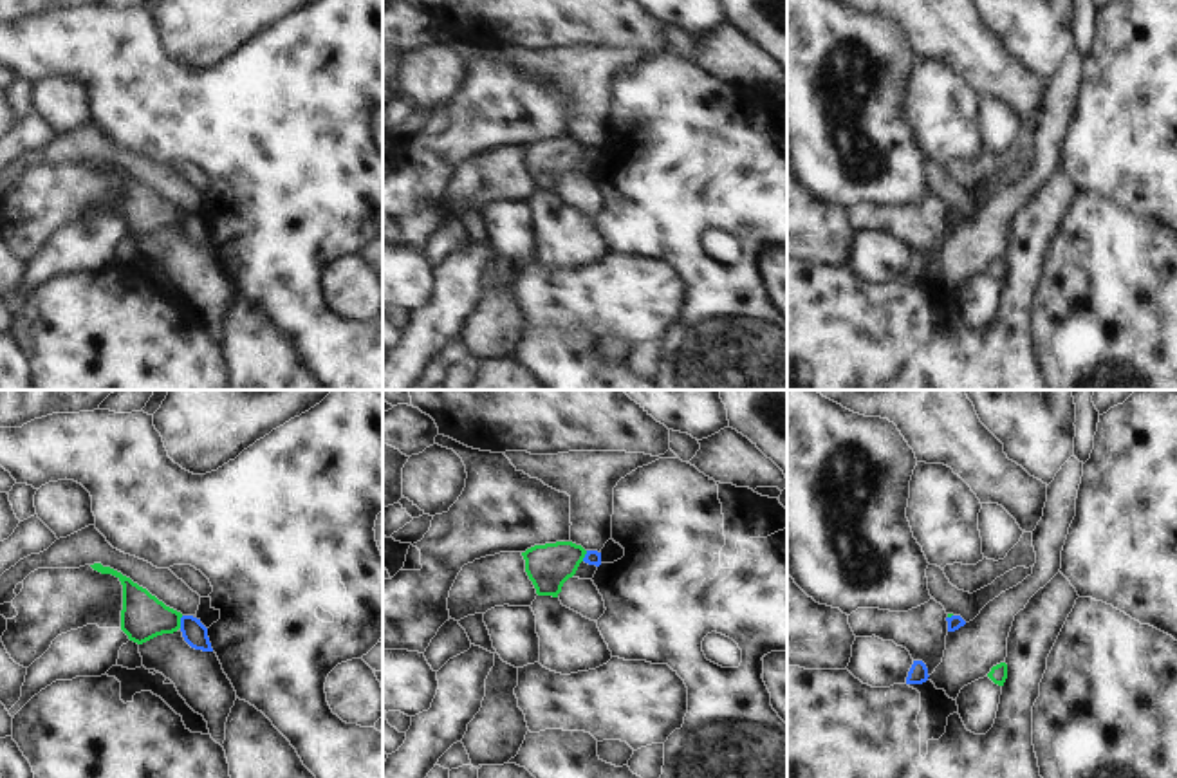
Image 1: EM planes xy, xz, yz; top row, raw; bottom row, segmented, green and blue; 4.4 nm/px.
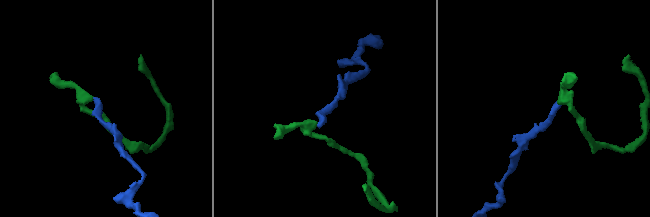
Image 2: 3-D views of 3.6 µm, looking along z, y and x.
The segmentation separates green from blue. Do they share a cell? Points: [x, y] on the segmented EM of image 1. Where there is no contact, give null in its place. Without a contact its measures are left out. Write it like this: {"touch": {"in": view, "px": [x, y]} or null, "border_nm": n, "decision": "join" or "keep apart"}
{"touch": {"in": "xy", "px": [179, 621]}, "border_nm": 60, "decision": "join"}

